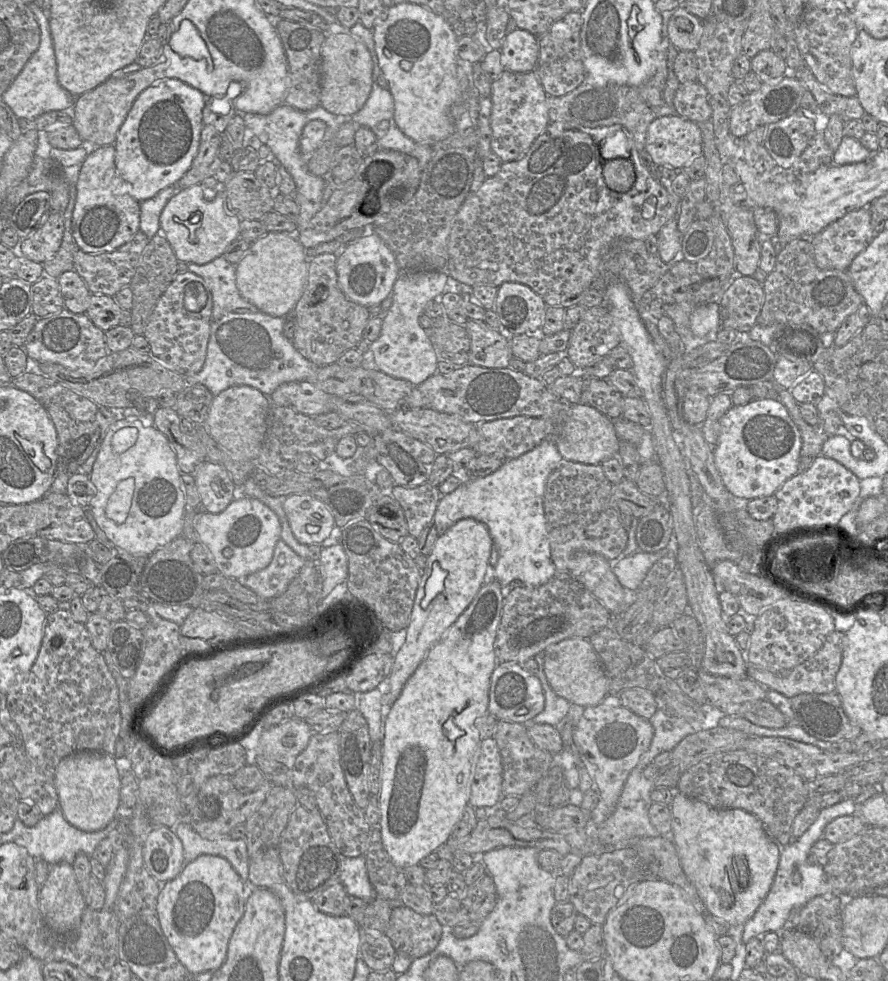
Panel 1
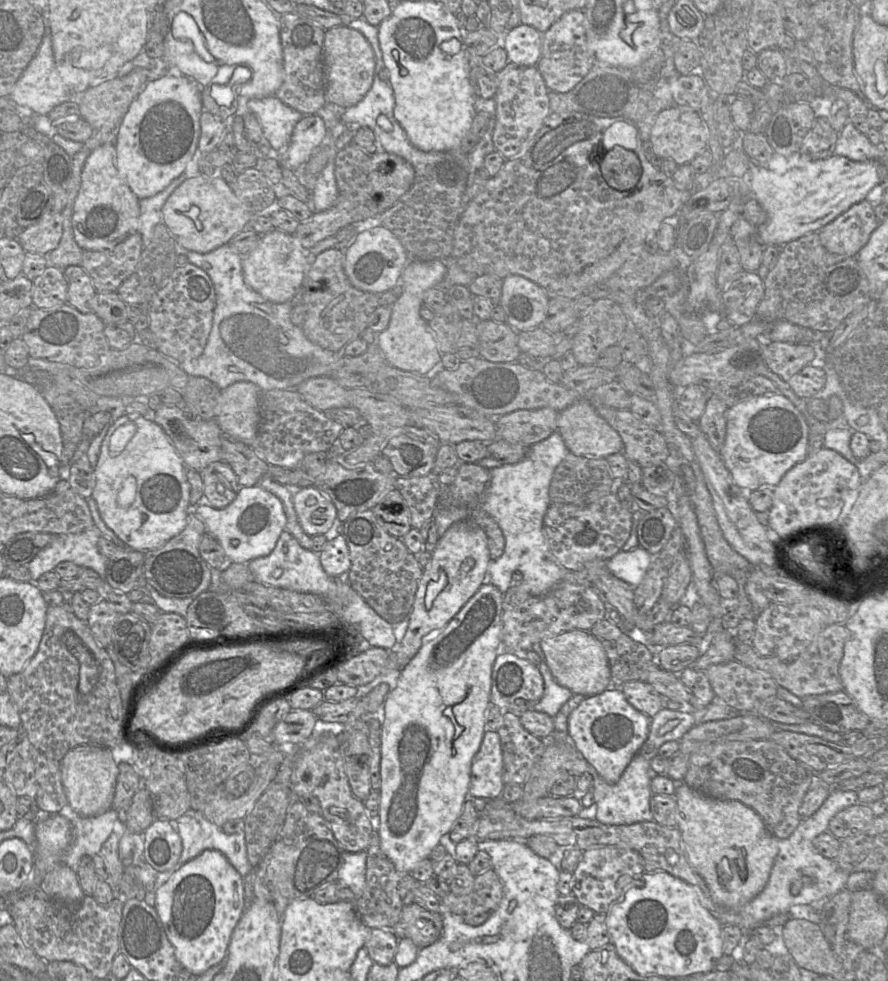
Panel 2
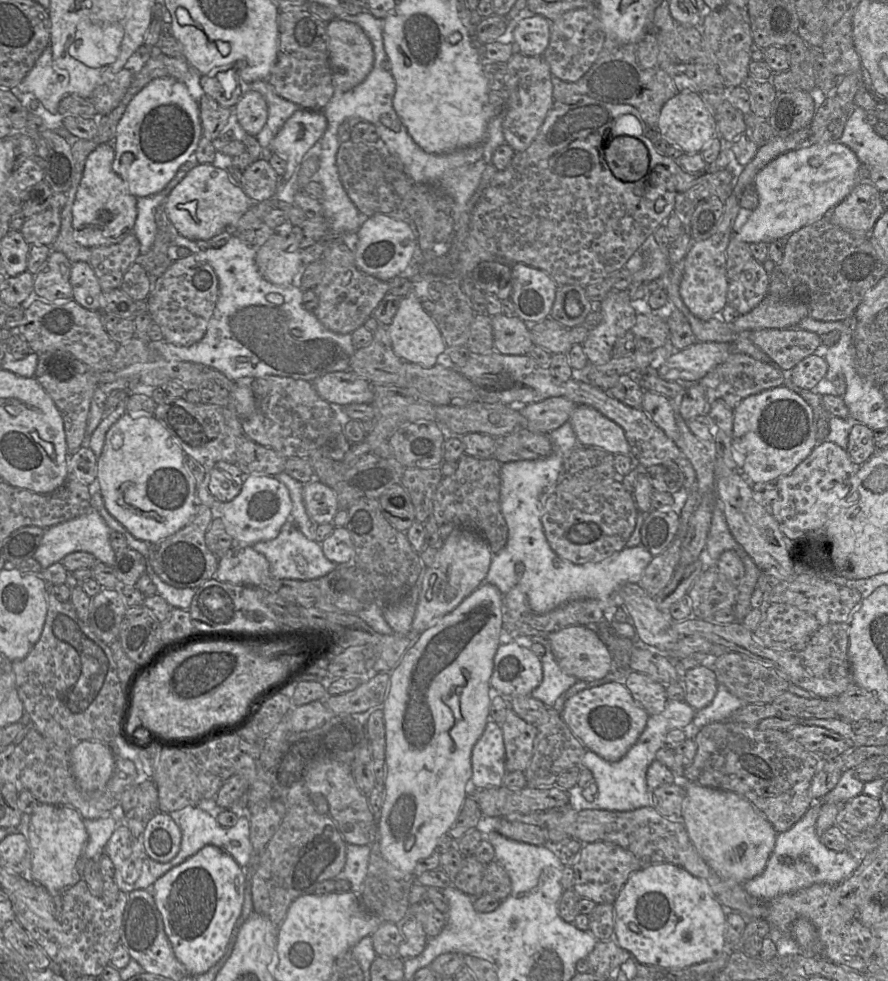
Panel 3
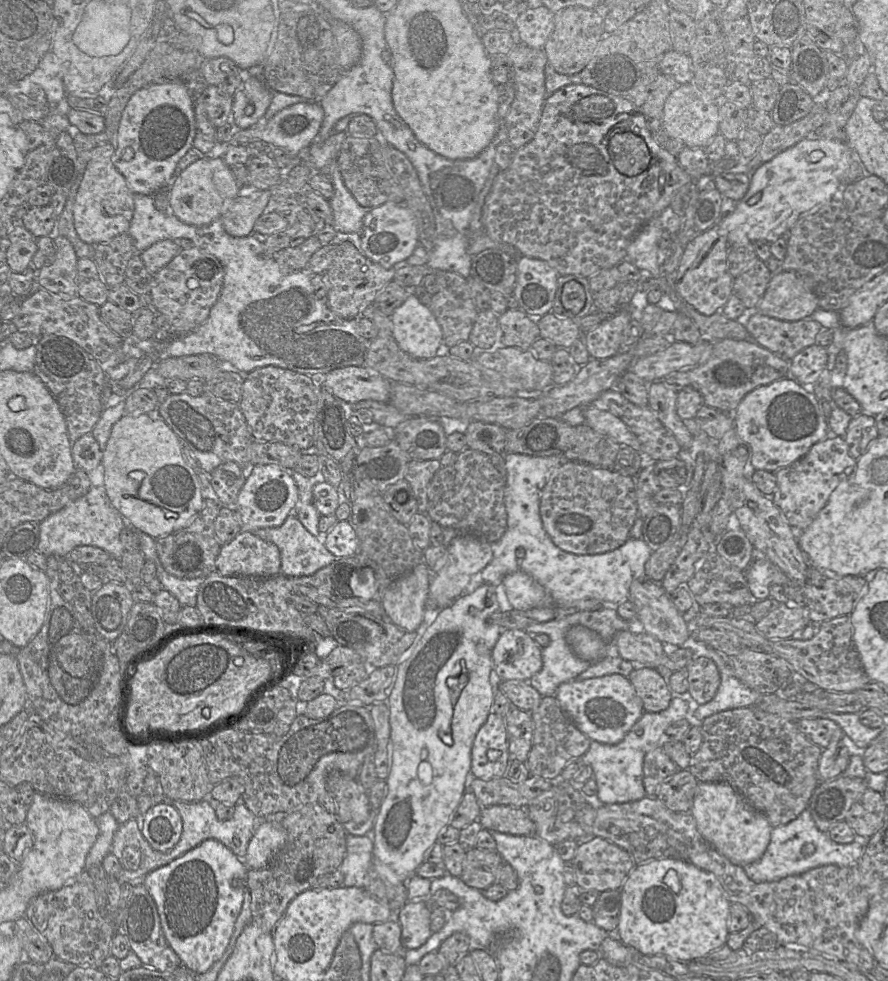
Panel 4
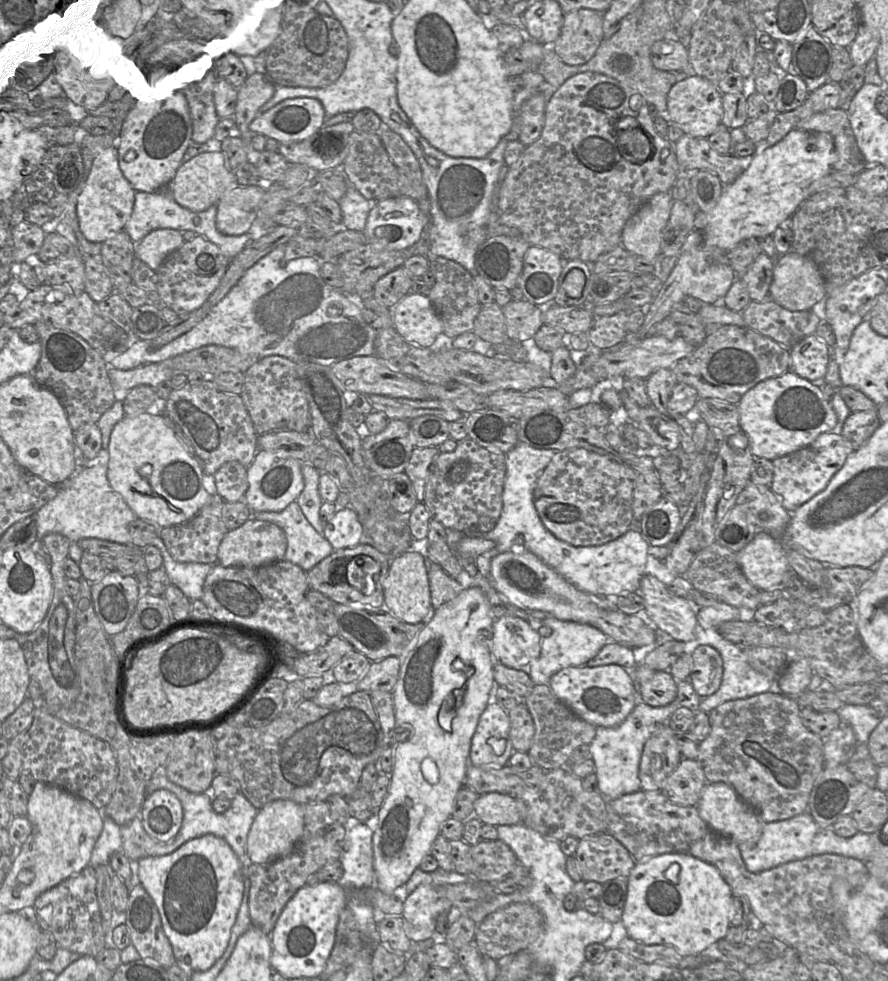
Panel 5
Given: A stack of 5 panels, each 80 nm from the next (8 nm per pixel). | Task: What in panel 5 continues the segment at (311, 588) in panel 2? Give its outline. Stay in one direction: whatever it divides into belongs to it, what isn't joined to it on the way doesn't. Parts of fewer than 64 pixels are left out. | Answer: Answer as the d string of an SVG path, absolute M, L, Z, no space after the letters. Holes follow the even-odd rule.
M296 500L282 511L253 513L253 516L274 523L284 531L287 541L284 559L306 572L334 550L309 523Z

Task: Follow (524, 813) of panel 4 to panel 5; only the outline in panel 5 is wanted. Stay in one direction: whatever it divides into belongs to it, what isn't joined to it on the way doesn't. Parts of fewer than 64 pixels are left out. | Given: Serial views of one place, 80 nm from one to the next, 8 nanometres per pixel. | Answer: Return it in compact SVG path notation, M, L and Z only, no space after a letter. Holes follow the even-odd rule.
M499 792L478 795L474 802L474 815L483 824L493 826L522 823L519 801L513 796Z

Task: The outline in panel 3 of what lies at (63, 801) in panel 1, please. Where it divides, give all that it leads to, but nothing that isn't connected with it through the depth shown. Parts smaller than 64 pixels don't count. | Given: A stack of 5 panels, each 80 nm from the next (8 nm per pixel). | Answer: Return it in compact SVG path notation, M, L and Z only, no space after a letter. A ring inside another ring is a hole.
M84 740L70 752L72 773L84 792L102 789L112 776L115 756L111 747L94 740Z

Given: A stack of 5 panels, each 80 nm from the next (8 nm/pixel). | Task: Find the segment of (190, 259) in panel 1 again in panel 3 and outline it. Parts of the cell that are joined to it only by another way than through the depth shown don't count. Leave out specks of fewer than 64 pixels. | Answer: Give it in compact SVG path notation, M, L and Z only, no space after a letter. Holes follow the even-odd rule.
M198 163L173 188L164 207L171 223L182 236L194 240L210 240L224 230L234 228L253 203L241 186L231 183L225 165Z

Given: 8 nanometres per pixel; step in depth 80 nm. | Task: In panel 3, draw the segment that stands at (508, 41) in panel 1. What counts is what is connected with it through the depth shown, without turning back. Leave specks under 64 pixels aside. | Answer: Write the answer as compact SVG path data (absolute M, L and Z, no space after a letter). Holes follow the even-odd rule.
M533 14L519 20L513 27L511 43L525 56L542 56L548 46L551 22Z

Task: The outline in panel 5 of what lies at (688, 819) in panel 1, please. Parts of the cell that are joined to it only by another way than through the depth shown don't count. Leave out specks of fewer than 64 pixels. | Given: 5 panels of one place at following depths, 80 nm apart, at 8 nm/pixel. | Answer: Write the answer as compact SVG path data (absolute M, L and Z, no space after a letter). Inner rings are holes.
M707 783L697 803L700 817L715 832L731 838L737 844L756 842L763 830L764 822L758 813L749 806L736 791L725 783Z

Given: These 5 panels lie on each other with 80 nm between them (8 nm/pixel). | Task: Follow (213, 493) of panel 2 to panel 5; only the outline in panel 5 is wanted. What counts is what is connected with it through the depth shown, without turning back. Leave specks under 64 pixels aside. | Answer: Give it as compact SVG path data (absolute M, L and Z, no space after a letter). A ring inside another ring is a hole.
M238 461L224 463L213 474L216 493L226 502L243 500L248 489L247 467Z

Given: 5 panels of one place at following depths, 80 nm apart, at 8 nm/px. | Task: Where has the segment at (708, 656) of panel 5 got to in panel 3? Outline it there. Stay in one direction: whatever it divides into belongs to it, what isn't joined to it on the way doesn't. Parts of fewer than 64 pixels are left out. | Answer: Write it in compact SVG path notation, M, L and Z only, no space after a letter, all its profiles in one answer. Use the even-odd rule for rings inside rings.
M700 665L680 674L684 681L685 701L695 710L708 706L717 693L719 683L713 669Z

